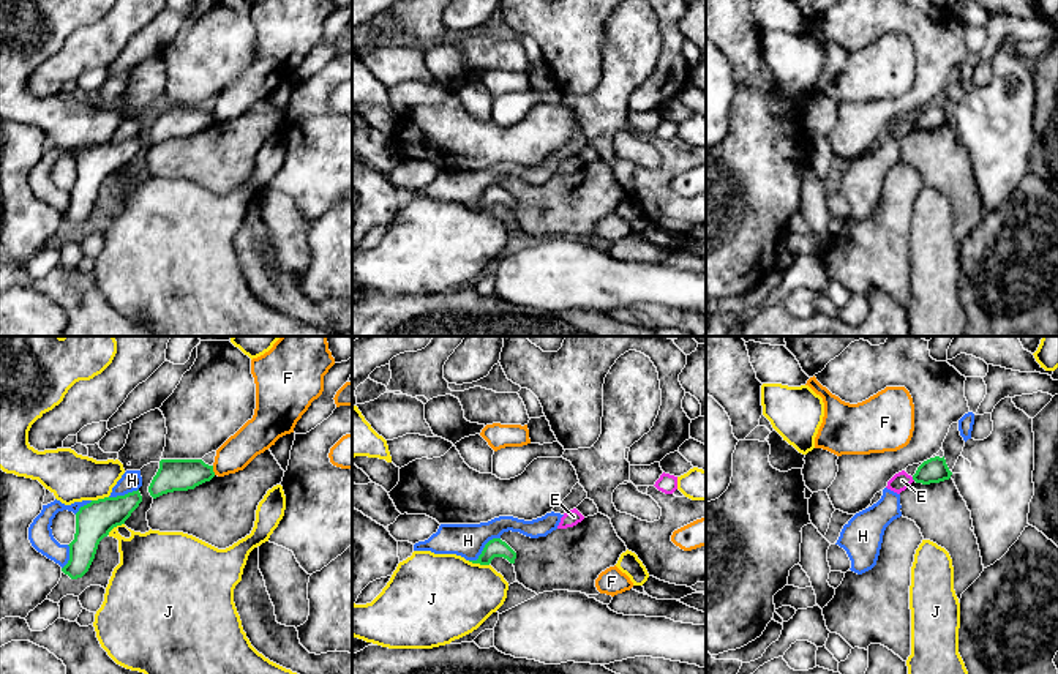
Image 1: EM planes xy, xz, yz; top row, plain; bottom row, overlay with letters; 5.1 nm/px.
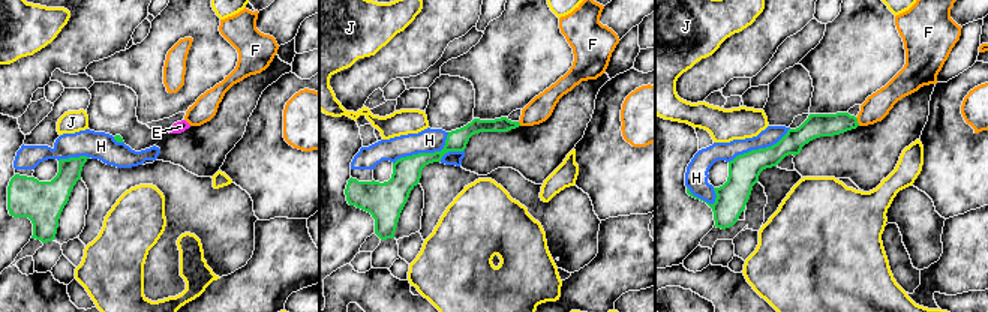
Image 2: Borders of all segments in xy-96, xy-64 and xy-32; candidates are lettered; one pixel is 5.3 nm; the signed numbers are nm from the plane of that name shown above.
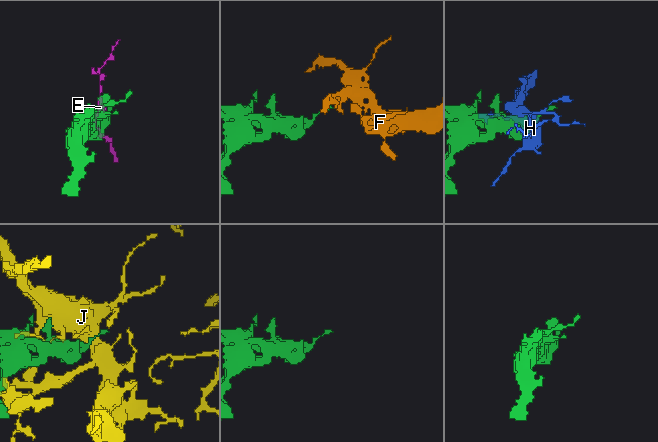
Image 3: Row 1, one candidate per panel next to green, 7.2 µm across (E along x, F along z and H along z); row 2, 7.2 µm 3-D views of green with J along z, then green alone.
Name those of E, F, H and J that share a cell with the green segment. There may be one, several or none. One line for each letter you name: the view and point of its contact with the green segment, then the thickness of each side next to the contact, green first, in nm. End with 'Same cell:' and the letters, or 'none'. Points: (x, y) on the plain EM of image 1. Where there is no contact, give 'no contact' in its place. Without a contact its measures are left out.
Same cell: none

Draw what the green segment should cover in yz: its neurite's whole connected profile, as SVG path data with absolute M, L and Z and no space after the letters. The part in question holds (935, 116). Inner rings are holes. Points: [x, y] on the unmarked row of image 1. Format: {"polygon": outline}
{"polygon": "M935 103L927 107L924 107L916 120L913 122L913 126L916 129L930 131L930 129L940 129L944 126L949 126L952 118L949 117L944 103Z"}

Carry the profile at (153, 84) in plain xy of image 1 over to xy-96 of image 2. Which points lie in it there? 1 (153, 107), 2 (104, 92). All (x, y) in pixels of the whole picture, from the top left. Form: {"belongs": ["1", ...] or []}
{"belongs": ["2"]}

